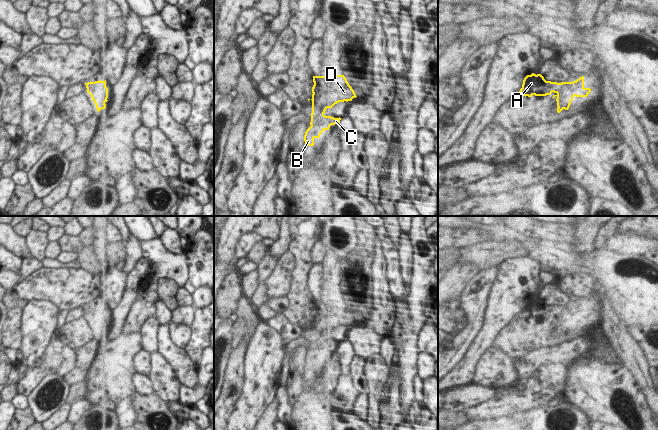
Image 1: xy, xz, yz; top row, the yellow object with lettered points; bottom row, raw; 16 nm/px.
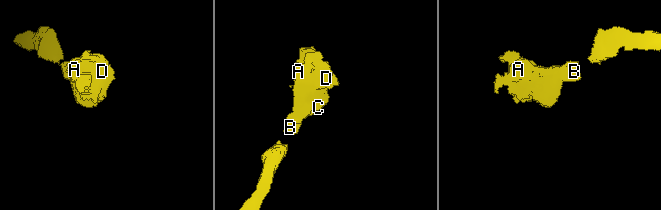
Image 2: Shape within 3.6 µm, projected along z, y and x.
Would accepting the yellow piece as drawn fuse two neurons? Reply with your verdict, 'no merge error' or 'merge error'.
no merge error

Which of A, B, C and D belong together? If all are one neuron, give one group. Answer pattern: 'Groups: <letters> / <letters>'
Groups: A B C D.

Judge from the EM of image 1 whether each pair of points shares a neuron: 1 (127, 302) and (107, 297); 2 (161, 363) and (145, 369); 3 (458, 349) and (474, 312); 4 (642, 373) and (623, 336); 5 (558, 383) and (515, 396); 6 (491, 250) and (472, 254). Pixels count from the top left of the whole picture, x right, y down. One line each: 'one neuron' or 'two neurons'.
1: two neurons
2: two neurons
3: one neuron
4: one neuron
5: two neurons
6: one neuron

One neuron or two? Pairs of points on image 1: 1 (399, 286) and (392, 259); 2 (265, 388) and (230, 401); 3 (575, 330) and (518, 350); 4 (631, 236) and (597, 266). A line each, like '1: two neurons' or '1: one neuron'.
1: one neuron
2: two neurons
3: one neuron
4: two neurons

